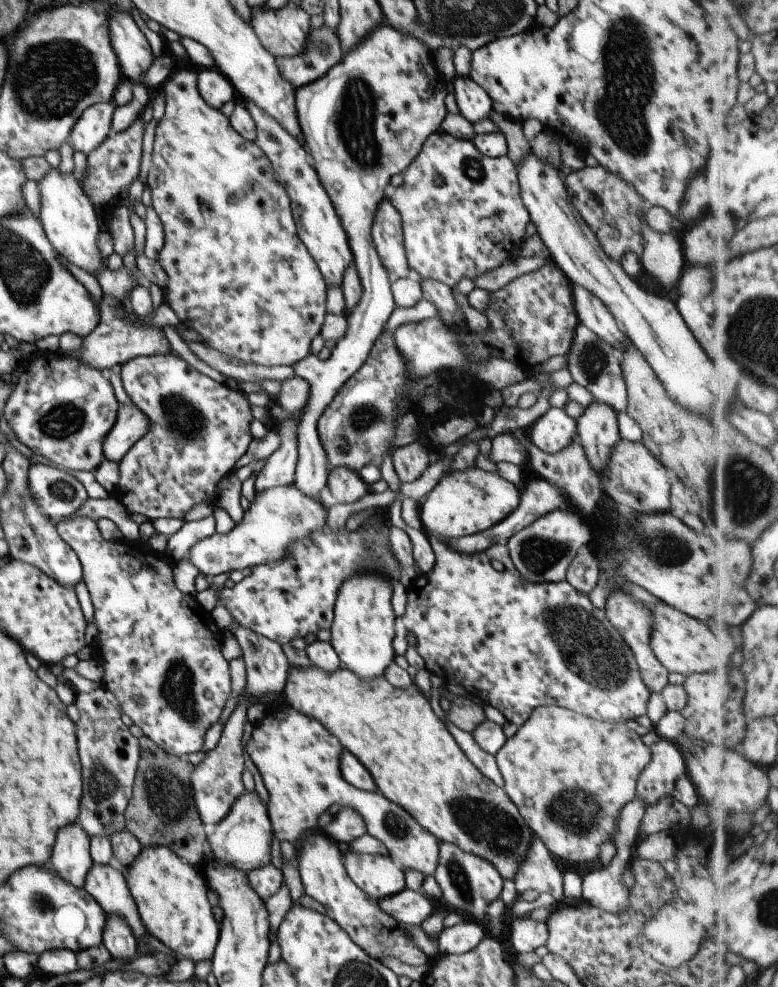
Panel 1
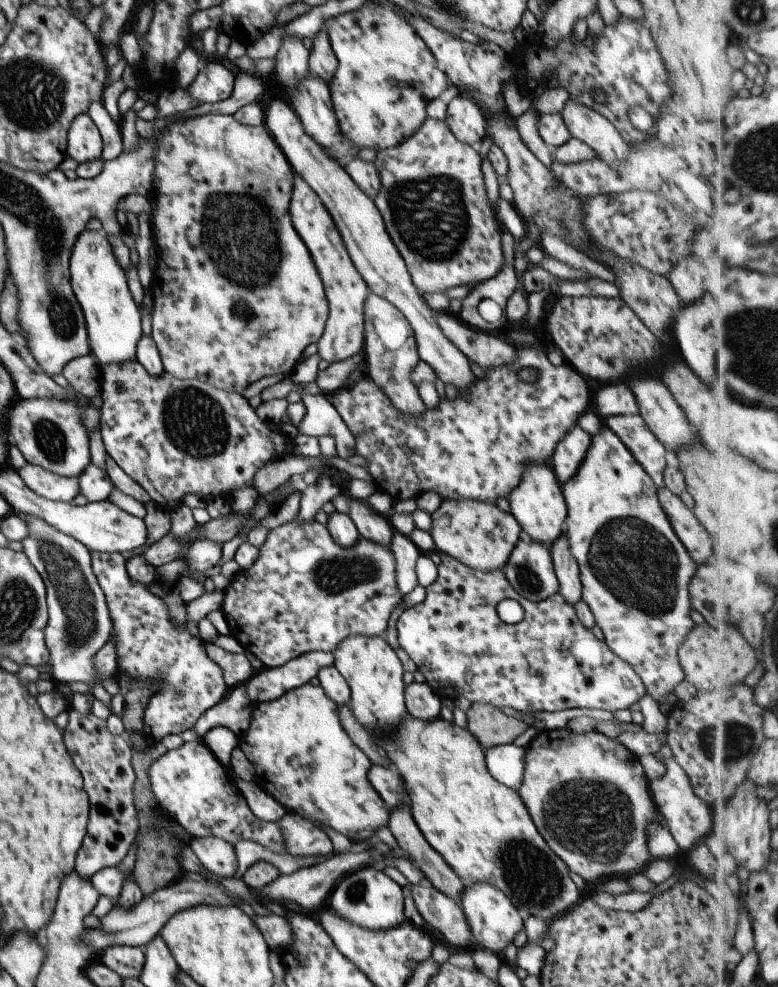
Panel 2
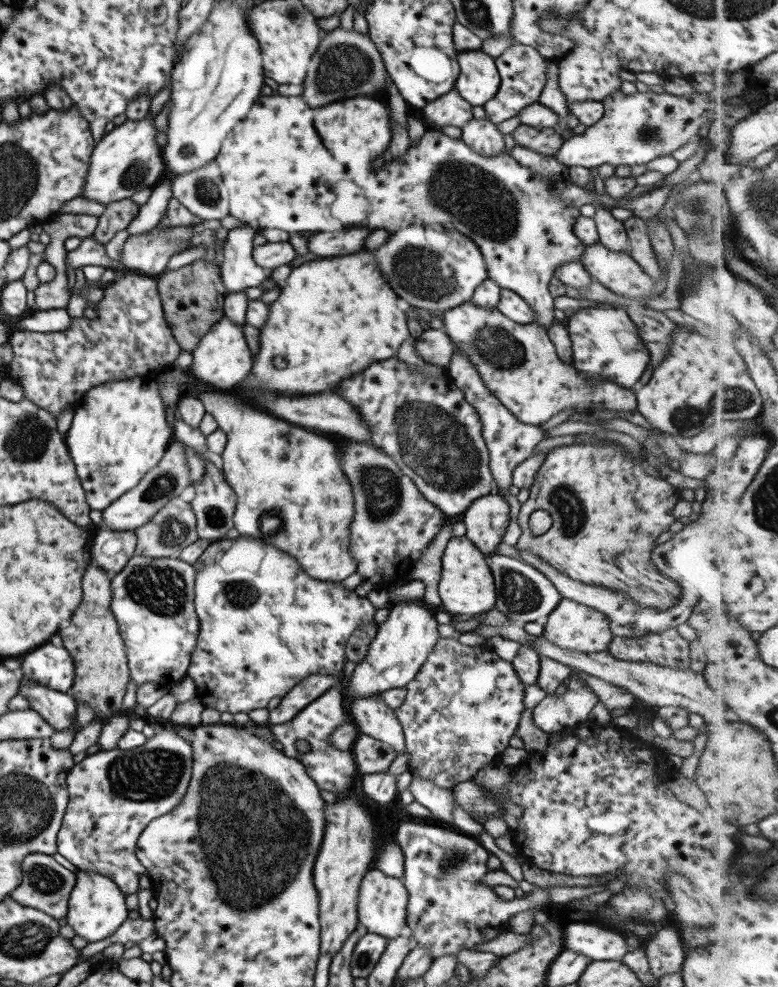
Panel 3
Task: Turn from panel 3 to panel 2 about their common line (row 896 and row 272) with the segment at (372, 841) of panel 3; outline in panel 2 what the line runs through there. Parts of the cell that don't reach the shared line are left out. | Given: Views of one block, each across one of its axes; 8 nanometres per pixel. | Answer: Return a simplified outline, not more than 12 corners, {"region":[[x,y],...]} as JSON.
{"region":[[295,172],[288,213],[309,251],[328,317],[331,364],[362,353],[368,286],[331,215]]}

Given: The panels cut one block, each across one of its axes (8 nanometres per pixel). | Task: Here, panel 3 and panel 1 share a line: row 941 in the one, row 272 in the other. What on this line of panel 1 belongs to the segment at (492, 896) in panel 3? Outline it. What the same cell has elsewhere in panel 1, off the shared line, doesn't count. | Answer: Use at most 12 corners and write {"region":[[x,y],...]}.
{"region":[[427,136],[386,199],[412,275],[451,288],[521,255],[506,154]]}

